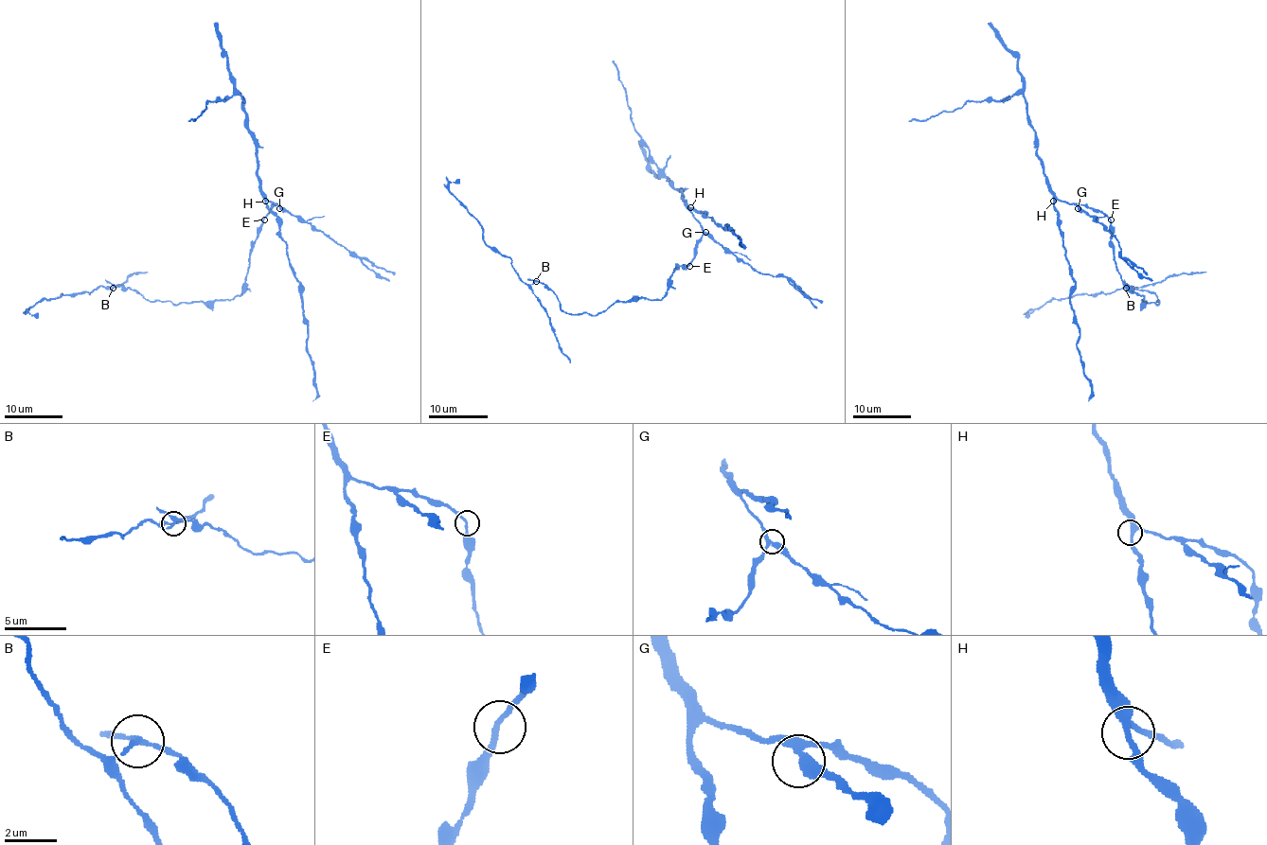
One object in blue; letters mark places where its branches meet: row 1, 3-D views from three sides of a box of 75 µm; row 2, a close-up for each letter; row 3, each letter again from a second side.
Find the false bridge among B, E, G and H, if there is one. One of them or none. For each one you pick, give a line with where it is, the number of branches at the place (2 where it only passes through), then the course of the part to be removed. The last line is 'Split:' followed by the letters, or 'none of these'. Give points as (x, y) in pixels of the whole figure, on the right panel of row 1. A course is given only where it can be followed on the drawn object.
B: at (1126, 288); 3 branches meet; foreign part runs (1125, 288), (1130, 288), (1124, 287), (1111, 293), (1100, 292), (1050, 299), (1026, 317)
Split: B

